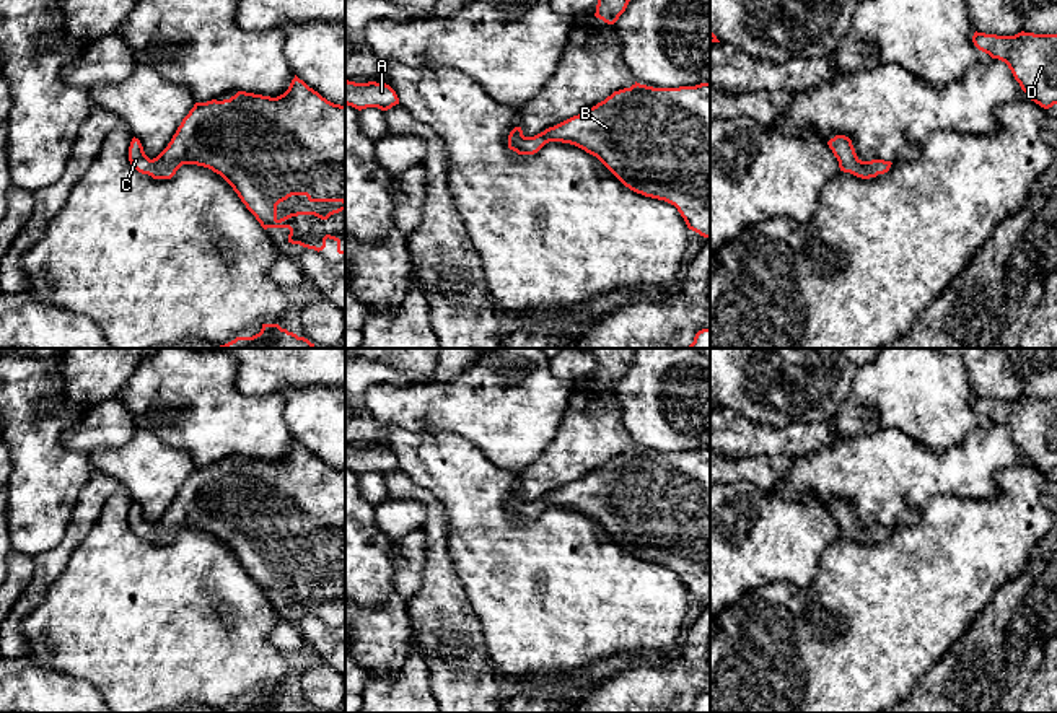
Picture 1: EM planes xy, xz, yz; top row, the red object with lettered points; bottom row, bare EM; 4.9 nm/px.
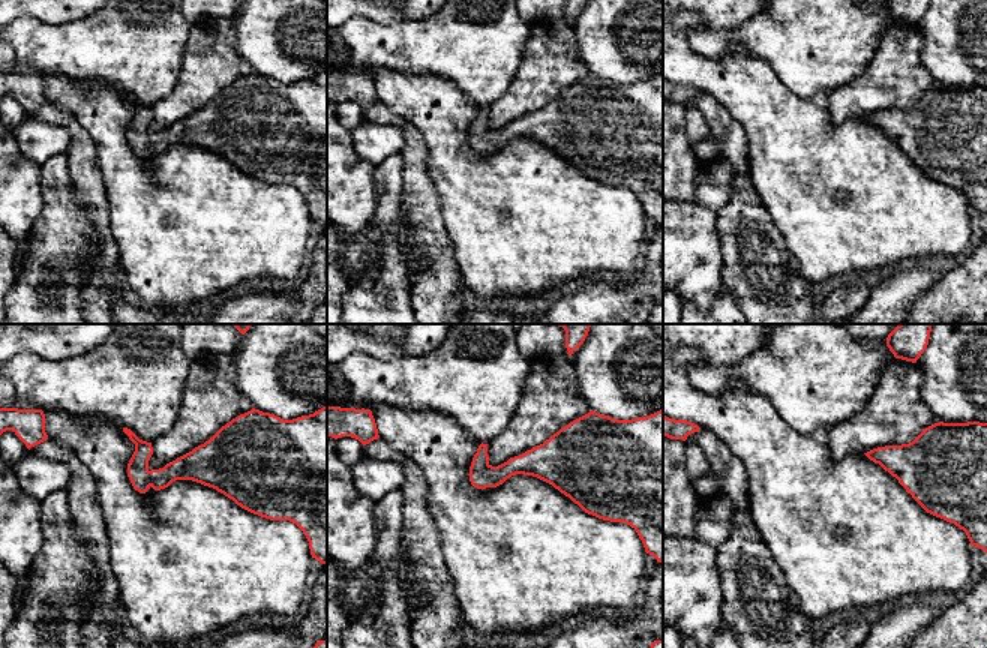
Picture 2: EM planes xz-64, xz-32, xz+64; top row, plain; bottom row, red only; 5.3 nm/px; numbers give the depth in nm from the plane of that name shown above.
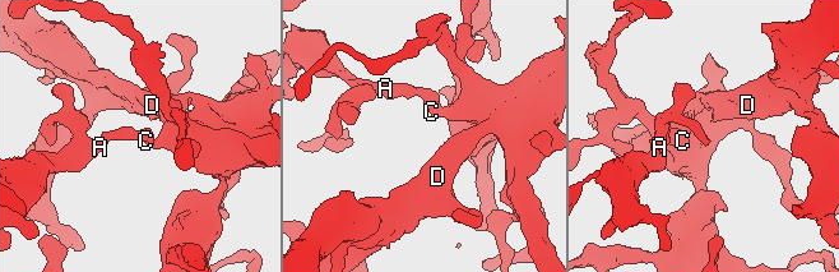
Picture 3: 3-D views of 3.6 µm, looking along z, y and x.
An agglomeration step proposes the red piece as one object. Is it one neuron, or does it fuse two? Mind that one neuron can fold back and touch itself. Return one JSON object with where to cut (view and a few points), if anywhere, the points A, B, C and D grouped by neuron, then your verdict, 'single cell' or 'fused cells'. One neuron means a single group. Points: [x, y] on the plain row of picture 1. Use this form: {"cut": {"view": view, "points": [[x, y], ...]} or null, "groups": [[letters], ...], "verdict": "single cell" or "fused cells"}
{"cut": null, "groups": [["A", "B", "C", "D"]], "verdict": "single cell"}

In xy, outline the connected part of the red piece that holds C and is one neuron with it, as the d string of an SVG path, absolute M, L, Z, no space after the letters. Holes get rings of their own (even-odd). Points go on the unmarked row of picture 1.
M296 440L277 462L238 456L230 464L195 467L156 523L150 524L134 501L129 526L153 544L171 544L182 529L208 532L233 552L264 594L288 593L288 607L318 617L329 602L345 619L345 470L327 466ZM292 560L344 570L326 581L296 576L279 584L277 570Z

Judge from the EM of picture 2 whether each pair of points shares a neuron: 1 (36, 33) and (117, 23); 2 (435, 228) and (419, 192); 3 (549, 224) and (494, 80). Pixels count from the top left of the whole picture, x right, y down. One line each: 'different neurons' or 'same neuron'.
1: same neuron
2: same neuron
3: different neurons

